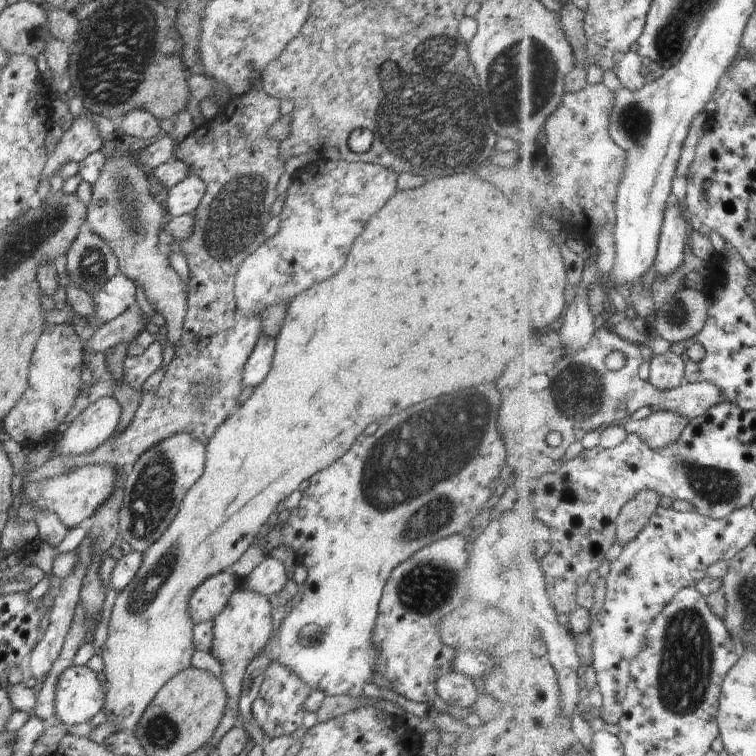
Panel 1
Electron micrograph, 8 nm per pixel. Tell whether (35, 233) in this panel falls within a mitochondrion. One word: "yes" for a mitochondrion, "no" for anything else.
yes

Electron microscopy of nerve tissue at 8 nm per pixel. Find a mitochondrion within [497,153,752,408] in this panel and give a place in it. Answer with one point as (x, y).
(678, 314)

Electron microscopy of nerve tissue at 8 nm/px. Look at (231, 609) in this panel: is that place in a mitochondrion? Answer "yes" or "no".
no

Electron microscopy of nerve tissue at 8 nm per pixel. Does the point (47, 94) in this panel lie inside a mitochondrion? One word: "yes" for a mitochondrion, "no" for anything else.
no

